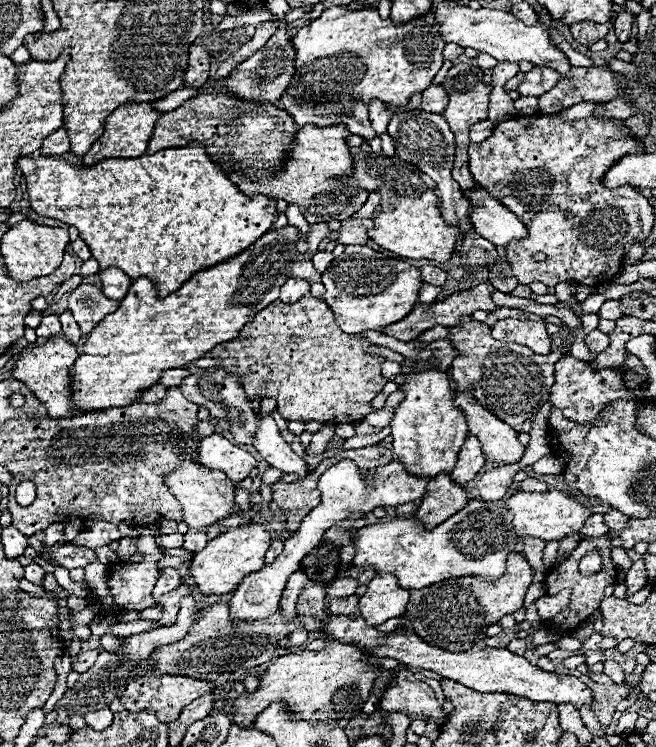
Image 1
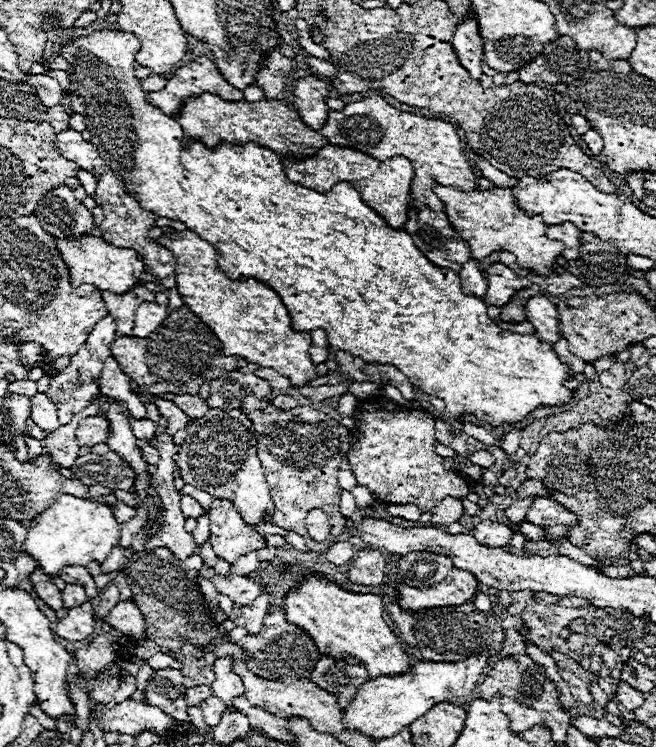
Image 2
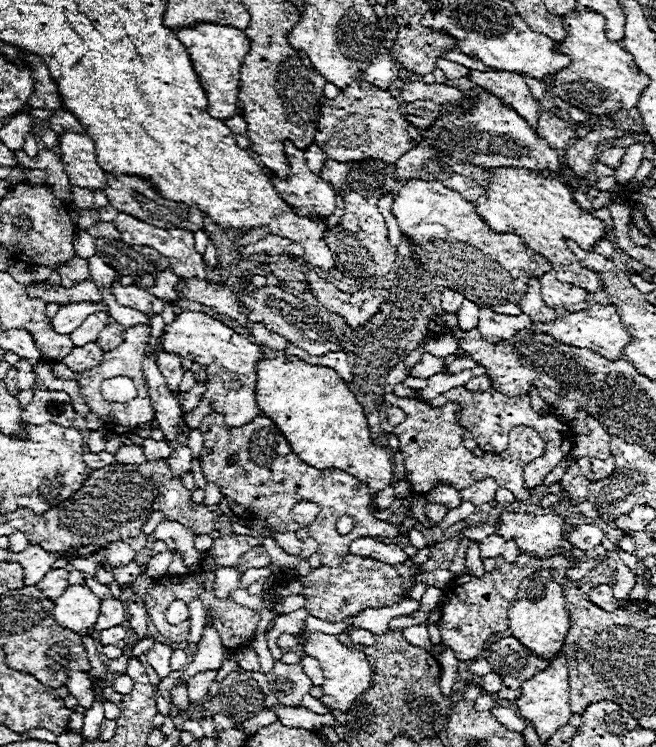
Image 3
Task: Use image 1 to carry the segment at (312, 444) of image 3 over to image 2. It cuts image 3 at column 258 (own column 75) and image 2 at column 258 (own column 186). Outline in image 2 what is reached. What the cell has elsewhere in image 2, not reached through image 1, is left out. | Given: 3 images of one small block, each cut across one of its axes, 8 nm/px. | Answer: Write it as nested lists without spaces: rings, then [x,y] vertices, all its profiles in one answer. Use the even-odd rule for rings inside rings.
[[[168,232],[156,242],[174,252],[178,262],[176,288],[184,304],[214,330],[226,354],[246,358],[252,364],[260,364],[260,368],[274,368],[290,378],[292,386],[306,386],[308,380],[316,378],[316,366],[308,352],[312,338],[308,332],[292,330],[290,314],[272,288],[256,278],[230,280],[216,266],[216,248],[194,232]]]

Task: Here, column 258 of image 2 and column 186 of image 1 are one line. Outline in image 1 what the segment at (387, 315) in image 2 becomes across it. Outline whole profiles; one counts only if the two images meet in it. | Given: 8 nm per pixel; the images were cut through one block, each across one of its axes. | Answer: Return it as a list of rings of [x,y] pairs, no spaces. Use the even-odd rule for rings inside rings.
[[[202,144],[164,148],[156,154],[144,154],[138,158],[110,158],[92,168],[78,168],[68,160],[56,160],[52,156],[22,156],[18,158],[18,168],[24,172],[34,212],[76,226],[80,236],[86,240],[92,258],[98,260],[100,272],[120,268],[132,280],[150,278],[156,284],[160,298],[176,292],[196,272],[222,264],[250,248],[250,244],[270,230],[274,218],[278,218],[276,198],[264,194],[248,198],[242,194],[238,186],[210,160]]]

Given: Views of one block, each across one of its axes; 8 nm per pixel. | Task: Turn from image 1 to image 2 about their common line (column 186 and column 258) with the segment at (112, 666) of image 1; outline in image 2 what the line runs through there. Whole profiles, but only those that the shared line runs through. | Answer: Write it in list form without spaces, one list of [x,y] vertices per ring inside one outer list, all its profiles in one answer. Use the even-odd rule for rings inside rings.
[[[263,593],[248,606],[240,606],[240,604],[234,604],[232,612],[230,612],[230,620],[240,626],[240,628],[246,628],[250,634],[258,634],[258,630],[262,628],[262,620],[264,616],[268,614],[266,608],[270,606],[270,601],[273,599],[271,593]]]

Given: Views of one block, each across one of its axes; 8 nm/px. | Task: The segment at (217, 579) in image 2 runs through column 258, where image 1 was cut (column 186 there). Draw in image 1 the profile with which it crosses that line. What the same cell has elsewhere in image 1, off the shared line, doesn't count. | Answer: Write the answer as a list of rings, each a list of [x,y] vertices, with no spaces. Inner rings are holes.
[[[180,586],[180,588],[176,588],[176,590],[172,590],[172,592],[166,592],[162,598],[160,598],[160,602],[158,602],[158,606],[162,606],[162,618],[158,620],[158,624],[160,626],[170,626],[170,624],[174,624],[174,620],[176,620],[176,614],[178,614],[178,604],[180,604],[180,598],[182,596],[186,596],[186,594],[190,594],[190,590],[188,590],[188,586]]]

